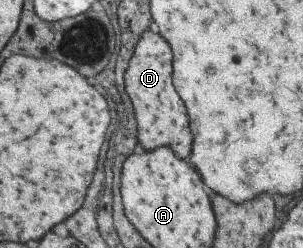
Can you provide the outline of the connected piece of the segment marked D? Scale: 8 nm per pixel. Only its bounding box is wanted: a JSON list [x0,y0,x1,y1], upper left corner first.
[124,31,191,160]

